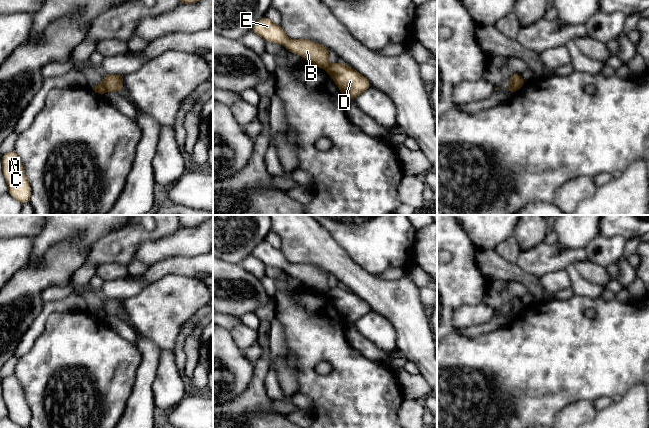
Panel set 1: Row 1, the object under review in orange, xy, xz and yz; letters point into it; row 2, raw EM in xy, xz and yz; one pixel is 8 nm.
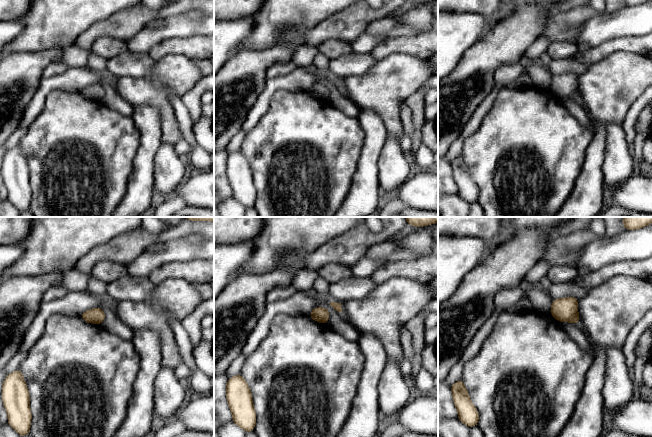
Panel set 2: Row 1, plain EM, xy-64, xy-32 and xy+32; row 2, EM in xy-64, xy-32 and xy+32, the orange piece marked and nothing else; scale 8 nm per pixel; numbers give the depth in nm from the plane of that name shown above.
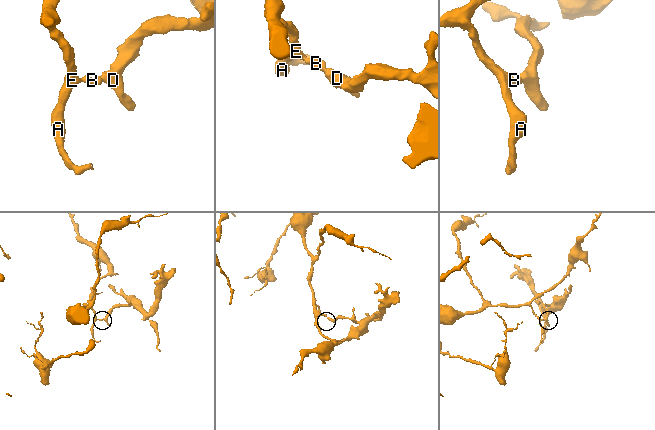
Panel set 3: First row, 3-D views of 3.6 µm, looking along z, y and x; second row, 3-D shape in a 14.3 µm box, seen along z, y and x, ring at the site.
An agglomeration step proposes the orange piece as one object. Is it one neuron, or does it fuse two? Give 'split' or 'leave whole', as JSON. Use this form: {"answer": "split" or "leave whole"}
{"answer": "split"}

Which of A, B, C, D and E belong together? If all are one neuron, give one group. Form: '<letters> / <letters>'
A B C E / D

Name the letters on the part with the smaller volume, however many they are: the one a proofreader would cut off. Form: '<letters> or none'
D

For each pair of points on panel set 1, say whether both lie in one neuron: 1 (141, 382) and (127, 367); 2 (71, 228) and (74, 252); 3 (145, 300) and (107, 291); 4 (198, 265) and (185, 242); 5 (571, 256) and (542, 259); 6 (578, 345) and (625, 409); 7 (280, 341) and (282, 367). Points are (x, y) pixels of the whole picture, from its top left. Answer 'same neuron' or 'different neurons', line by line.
1: different neurons
2: different neurons
3: different neurons
4: different neurons
5: same neuron
6: different neurons
7: same neuron

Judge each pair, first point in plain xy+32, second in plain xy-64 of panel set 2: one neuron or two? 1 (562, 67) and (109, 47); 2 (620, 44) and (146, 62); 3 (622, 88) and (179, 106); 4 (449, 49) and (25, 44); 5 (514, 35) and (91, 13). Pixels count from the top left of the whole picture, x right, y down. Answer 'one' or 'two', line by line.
1: two
2: two
3: two
4: two
5: two

